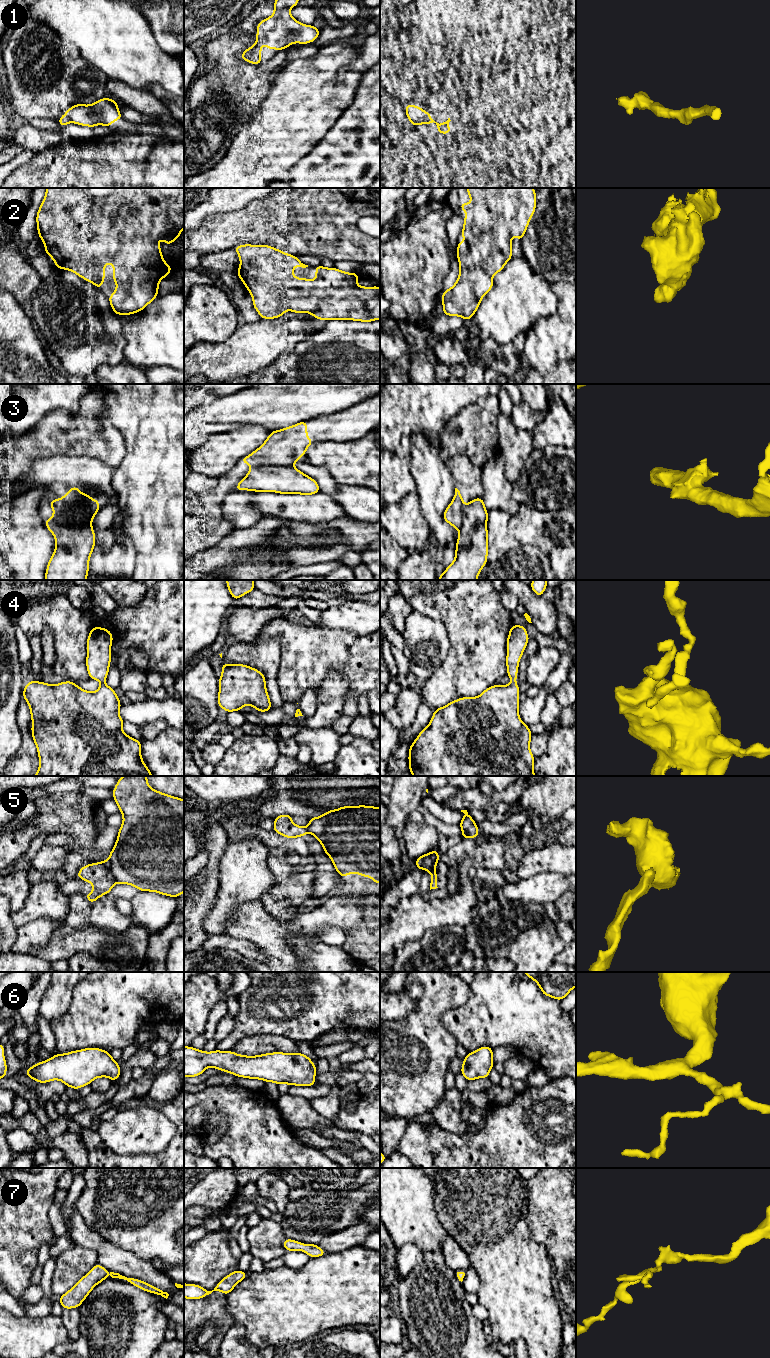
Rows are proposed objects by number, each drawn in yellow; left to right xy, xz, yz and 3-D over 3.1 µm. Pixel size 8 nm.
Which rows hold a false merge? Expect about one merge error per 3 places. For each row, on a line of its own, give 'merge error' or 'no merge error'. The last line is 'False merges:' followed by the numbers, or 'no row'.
1: no merge error
2: no merge error
3: merge error
4: no merge error
5: merge error
6: no merge error
7: no merge error
False merges: 3, 5

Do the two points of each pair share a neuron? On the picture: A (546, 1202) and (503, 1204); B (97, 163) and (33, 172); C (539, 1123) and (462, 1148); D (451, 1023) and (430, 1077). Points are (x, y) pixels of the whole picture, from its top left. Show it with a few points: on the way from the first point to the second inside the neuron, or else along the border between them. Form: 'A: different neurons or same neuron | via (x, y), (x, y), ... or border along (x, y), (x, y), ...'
A: different neurons | border along (526, 1180), (527, 1227)
B: same neuron | via (81, 172), (49, 172)
C: same neuron | via (520, 1142), (514, 1148), (481, 1148)
D: different neurons | border along (451, 1008), (441, 1016), (441, 1024), (457, 1044)

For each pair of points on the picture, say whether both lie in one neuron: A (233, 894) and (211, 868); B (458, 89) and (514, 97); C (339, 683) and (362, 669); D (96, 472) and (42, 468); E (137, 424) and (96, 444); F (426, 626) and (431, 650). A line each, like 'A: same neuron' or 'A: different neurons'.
A: different neurons
B: different neurons
C: different neurons
D: same neuron
E: different neurons
F: same neuron

